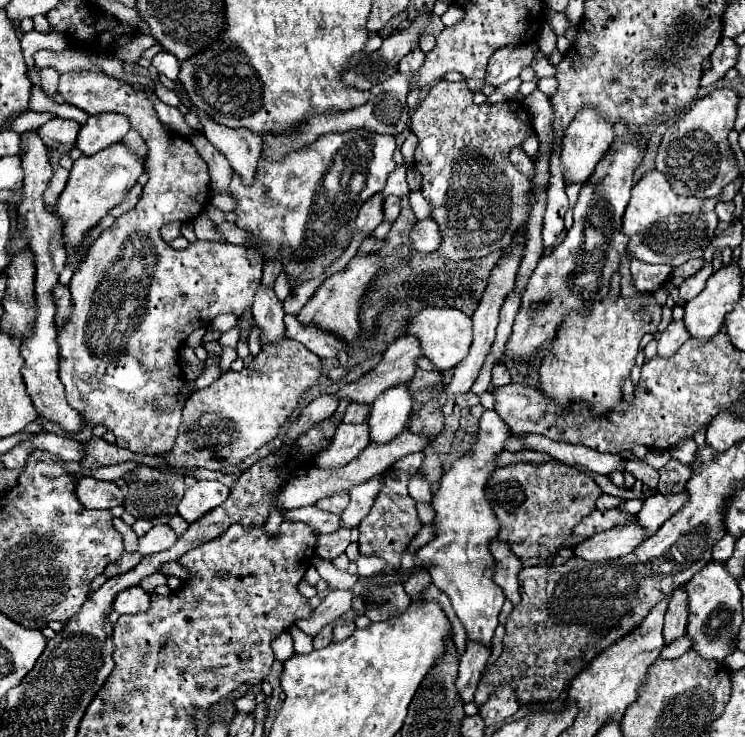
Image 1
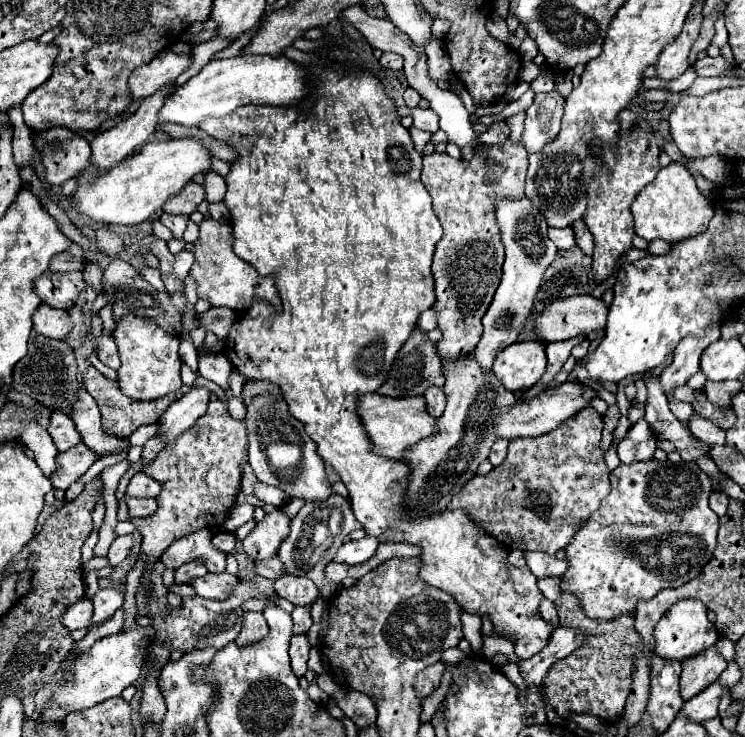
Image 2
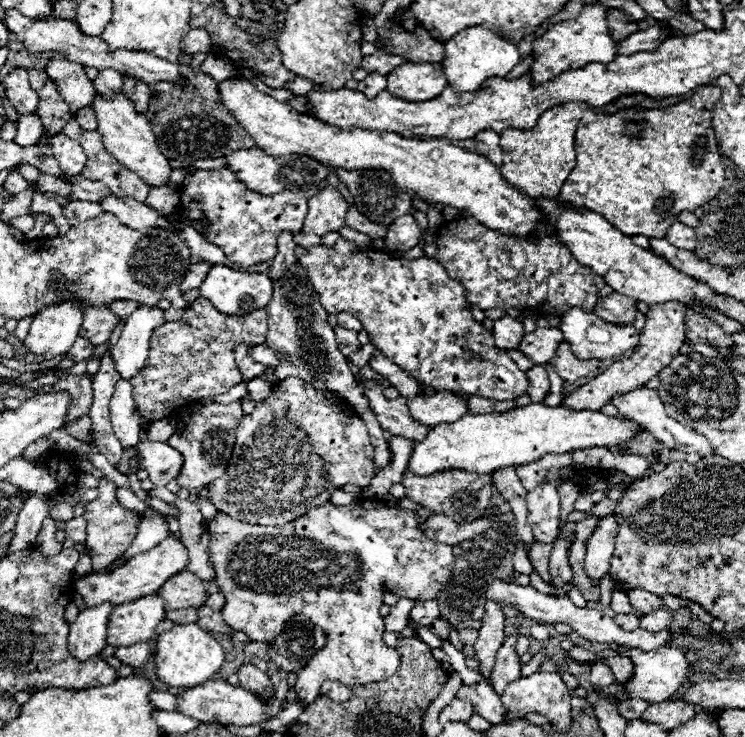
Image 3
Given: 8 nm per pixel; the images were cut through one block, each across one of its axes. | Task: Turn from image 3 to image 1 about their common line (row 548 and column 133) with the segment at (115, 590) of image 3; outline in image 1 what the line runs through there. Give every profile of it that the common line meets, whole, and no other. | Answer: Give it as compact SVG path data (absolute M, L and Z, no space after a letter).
M116 142L92 156L80 156L72 170L70 180L58 200L58 216L64 224L64 246L72 254L80 248L82 238L90 228L94 228L110 208L120 204L130 188L136 184L138 176L144 172L144 158L136 156L124 142Z

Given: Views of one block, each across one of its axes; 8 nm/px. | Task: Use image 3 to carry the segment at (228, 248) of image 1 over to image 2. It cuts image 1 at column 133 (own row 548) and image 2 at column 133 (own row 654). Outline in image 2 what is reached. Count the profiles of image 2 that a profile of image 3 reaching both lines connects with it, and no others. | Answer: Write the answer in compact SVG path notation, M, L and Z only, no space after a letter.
M124 316L114 318L118 324L114 330L114 340L120 350L122 366L118 368L120 390L134 400L156 400L168 392L176 392L182 386L180 380L180 356L178 356L178 336L160 330L154 318Z

